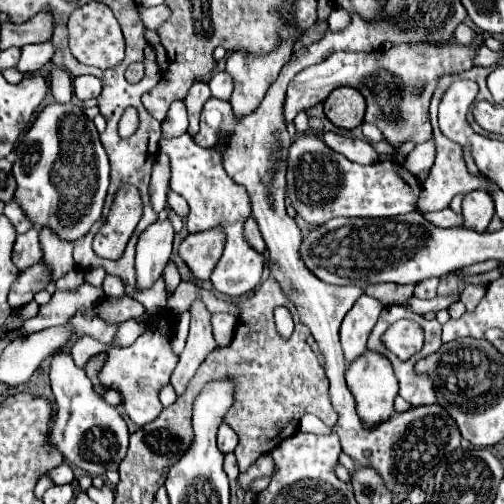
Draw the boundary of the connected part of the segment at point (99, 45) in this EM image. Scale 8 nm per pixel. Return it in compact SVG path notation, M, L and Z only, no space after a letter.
M88 3L78 7L68 21L70 31L70 51L72 55L84 63L98 69L112 69L124 59L124 37L120 33L118 21L112 17L112 11L104 3Z

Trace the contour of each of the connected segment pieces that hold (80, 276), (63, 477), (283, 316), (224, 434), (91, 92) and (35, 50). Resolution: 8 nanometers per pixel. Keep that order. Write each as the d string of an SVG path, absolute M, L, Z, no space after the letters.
M72 269L56 281L56 289L58 291L76 291L82 283L84 283L84 273L80 273L80 269Z
M62 463L58 465L56 469L48 471L48 475L54 479L56 485L62 485L62 483L72 483L74 481L74 473L72 473L72 467L68 463Z
M276 307L274 309L274 320L276 327L280 329L280 335L284 338L290 337L294 331L292 313L286 307Z
M226 423L220 425L220 429L218 429L218 449L222 453L228 453L228 451L234 451L236 445L238 445L238 435Z
M82 75L82 77L76 77L74 79L74 93L80 101L86 101L86 99L94 99L98 97L102 91L102 83L98 81L98 77L92 77L92 75Z
M46 41L46 43L38 43L38 45L26 45L22 49L22 57L18 61L18 69L22 73L34 73L38 71L40 67L44 67L54 55L54 45L52 41Z

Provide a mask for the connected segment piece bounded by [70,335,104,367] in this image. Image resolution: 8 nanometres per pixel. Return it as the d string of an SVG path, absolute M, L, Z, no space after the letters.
M82 335L82 337L78 337L76 343L72 345L70 355L72 355L72 359L76 361L76 365L84 367L84 365L88 363L88 359L94 357L96 353L100 353L100 351L104 351L104 345L102 345L102 343L98 343L98 341L96 341L94 337L90 337L90 335Z

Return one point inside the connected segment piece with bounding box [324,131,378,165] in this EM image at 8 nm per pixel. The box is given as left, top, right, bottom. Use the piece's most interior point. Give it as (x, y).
(356, 150)

